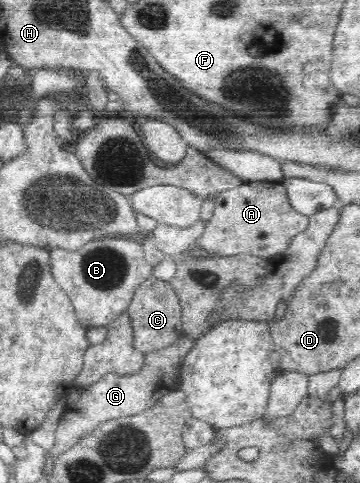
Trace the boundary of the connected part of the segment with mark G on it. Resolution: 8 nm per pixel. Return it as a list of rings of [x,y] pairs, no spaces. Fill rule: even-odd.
[[[184,334],[172,345],[145,353],[145,362],[135,374],[119,376],[116,373],[109,373],[104,375],[100,381],[82,389],[76,405],[71,409],[68,407],[64,409],[61,420],[56,427],[54,445],[45,452],[47,460],[56,461],[58,455],[62,455],[70,447],[74,447],[82,437],[90,435],[92,429],[96,429],[100,423],[120,417],[138,415],[158,403],[158,399],[168,395],[168,391],[178,390],[180,383],[176,377],[180,375],[180,367],[186,354],[196,345],[196,342],[197,340],[192,336]]]

